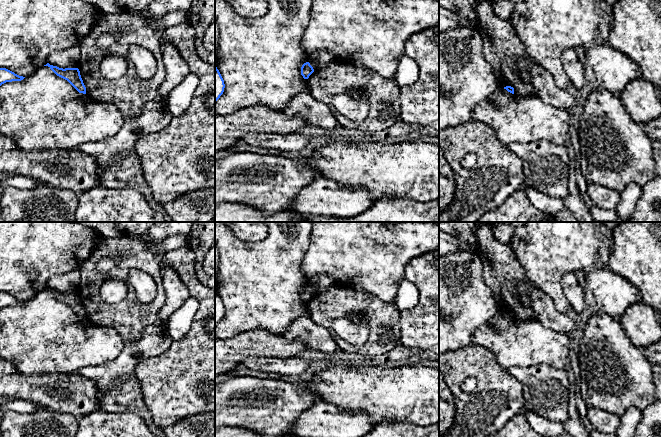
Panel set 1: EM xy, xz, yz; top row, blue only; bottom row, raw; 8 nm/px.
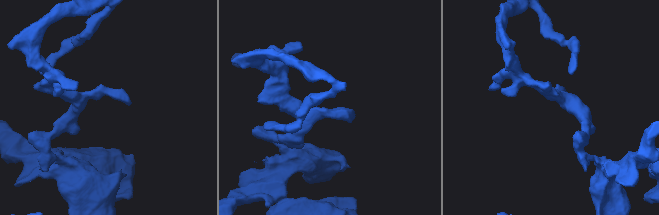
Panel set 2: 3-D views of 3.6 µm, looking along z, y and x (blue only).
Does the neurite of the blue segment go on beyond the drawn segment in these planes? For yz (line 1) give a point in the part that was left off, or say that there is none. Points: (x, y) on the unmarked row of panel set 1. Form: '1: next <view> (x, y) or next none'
1: next none

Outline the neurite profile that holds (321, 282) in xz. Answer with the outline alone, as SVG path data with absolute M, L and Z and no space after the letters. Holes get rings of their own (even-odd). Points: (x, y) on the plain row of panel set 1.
M319 274L309 279L308 286L314 294L327 290L330 287L344 287L340 281L326 274Z

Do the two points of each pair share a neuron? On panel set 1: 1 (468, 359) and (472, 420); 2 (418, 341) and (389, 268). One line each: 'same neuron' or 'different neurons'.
1: same neuron
2: different neurons

